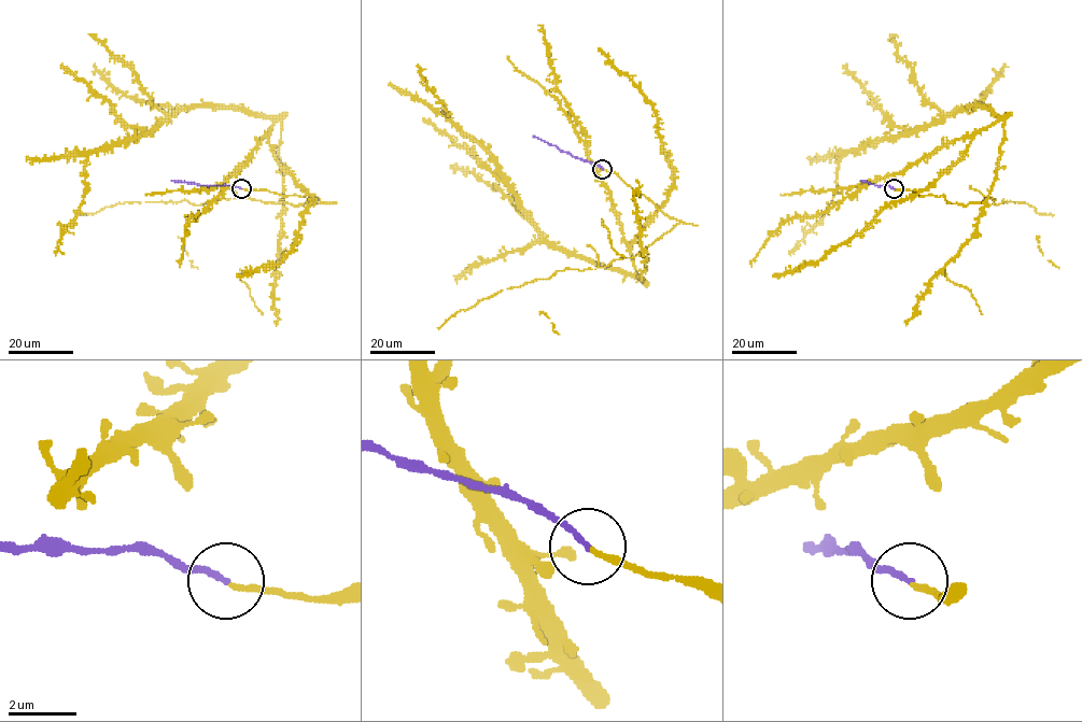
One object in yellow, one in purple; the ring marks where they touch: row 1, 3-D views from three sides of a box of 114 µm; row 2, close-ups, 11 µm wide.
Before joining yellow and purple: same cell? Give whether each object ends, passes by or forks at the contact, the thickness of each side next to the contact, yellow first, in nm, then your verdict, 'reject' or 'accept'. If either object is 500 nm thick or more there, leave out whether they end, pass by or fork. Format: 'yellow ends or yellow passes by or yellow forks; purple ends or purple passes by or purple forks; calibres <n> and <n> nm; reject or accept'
yellow ends; purple ends; calibres 160 and 170 nm; accept

